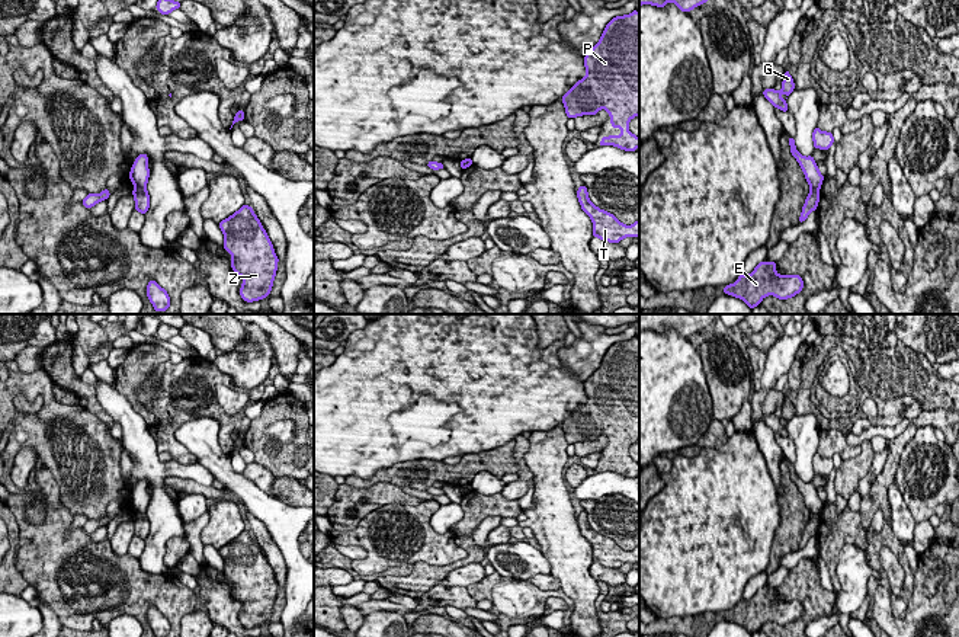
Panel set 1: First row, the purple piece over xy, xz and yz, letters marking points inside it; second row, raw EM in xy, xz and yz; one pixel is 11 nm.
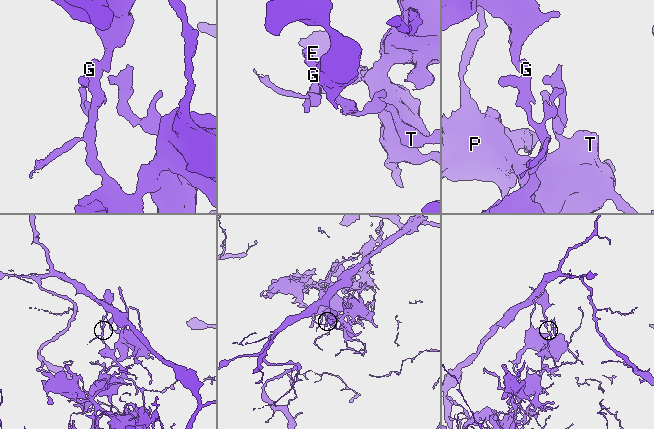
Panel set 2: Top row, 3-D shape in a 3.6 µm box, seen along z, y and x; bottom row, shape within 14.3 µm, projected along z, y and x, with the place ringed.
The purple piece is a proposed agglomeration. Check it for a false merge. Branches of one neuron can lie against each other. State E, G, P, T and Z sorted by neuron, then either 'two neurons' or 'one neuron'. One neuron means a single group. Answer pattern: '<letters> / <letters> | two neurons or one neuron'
E P T Z / G | two neurons

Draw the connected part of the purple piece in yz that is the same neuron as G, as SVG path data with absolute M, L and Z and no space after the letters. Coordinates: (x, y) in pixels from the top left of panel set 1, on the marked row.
M785 70L785 77L783 77L783 83L782 83L782 90L777 92L774 89L764 89L763 90L763 95L766 96L766 99L769 102L773 103L774 108L779 108L780 111L783 112L788 112L788 105L786 105L786 99L783 100L780 97L782 93L785 93L786 96L789 96L796 87L793 86L793 79L792 76L789 74L788 70Z

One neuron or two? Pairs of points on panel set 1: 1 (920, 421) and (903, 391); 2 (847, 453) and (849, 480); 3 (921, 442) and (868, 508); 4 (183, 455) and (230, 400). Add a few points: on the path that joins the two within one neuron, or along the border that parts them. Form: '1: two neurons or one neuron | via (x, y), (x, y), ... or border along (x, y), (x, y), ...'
1: two neurons | border along (943, 407), (923, 410)
2: two neurons | border along (862, 445), (856, 455), (842, 461)
3: two neurons | border along (908, 442), (901, 454), (894, 482)
4: two neurons | border along (214, 387), (217, 402), (227, 413), (241, 412)

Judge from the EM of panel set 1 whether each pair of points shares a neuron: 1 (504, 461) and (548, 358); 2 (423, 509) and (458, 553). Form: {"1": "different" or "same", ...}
{"1": "different", "2": "same"}

